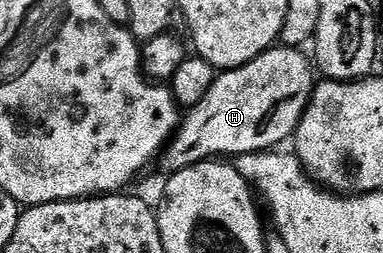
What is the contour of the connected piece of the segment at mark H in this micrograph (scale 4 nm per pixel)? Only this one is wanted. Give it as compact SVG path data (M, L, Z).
M276 45L237 69L216 74L205 97L182 116L178 131L161 152L167 173L216 157L269 151L283 145L286 139L288 142L299 127L311 92L317 86L312 60L303 54L302 50Z

